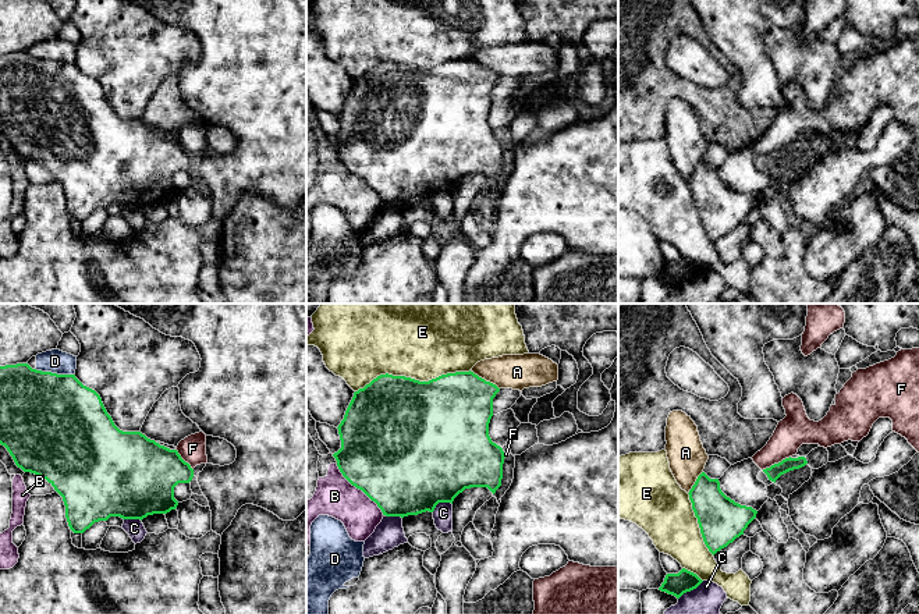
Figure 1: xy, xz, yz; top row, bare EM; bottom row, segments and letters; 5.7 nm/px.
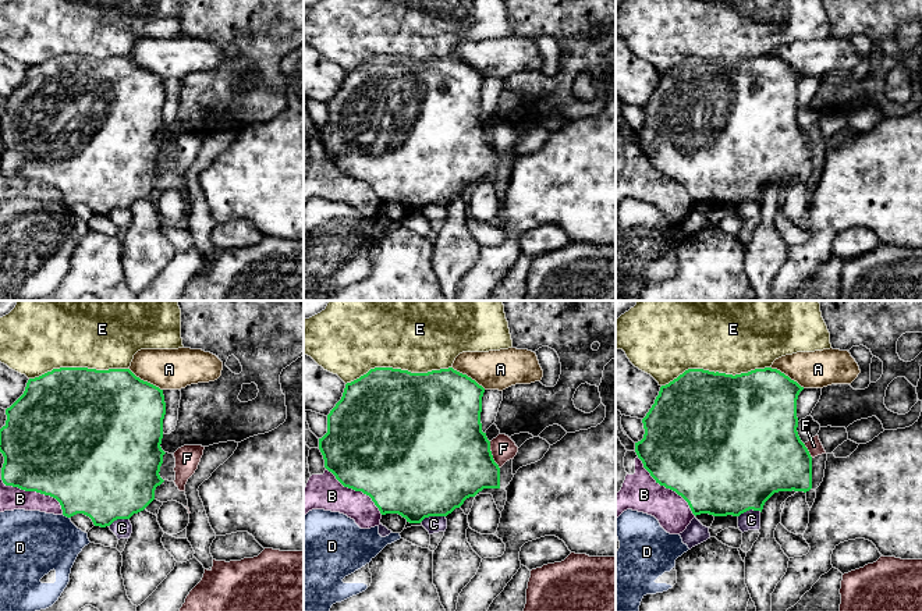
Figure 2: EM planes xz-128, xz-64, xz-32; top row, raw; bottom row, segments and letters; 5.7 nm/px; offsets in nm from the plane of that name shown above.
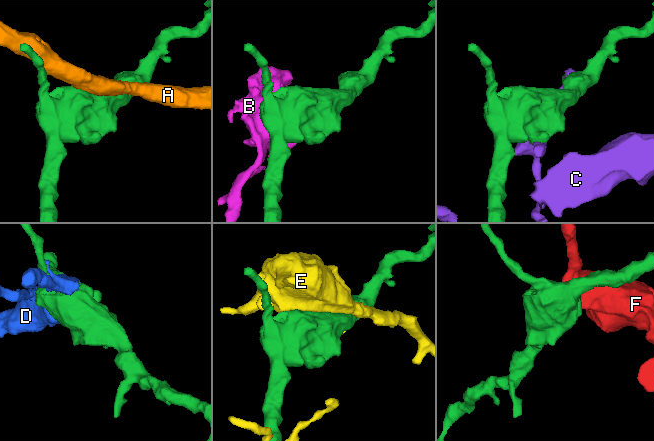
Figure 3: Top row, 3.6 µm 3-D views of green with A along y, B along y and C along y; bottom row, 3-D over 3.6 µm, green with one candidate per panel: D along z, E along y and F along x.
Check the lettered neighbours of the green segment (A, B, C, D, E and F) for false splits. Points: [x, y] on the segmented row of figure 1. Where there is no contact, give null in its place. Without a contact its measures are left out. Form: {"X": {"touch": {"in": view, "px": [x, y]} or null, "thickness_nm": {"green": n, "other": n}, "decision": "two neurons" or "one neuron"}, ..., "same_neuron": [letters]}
{"A": {"touch": {"in": "xz", "px": [483, 379]}, "thickness_nm": {"green": 420, "other": 200}, "decision": "two neurons"}, "B": {"touch": {"in": "xz", "px": [359, 489]}, "thickness_nm": {"green": 500, "other": 240}, "decision": "two neurons"}, "C": {"touch": {"in": "yz", "px": [691, 589]}, "thickness_nm": {"green": 130, "other": 180}, "decision": "two neurons"}, "D": {"touch": {"in": "xy", "px": [55, 373]}, "thickness_nm": {"green": 500, "other": 140}, "decision": "two neurons"}, "E": {"touch": {"in": "xz", "px": [412, 379]}, "thickness_nm": {"green": 500, "other": 480}, "decision": "two neurons"}, "F": {"touch": {"in": "yz", "px": [776, 464]}, "thickness_nm": {"green": 80, "other": 190}, "decision": "two neurons"}, "same_neuron": []}

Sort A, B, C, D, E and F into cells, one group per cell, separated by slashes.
A / B / C / D / E / F

